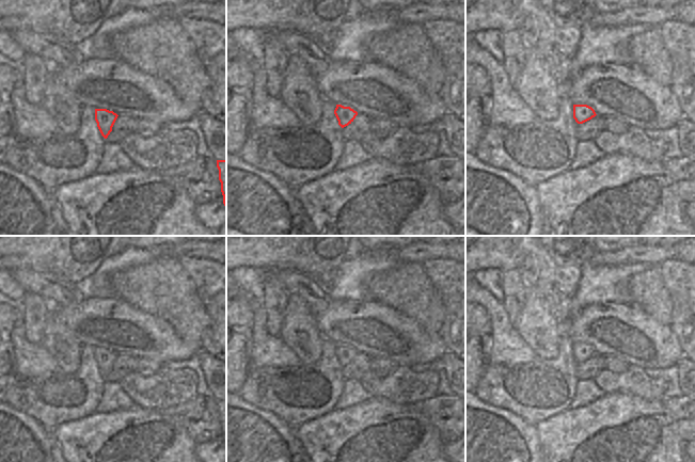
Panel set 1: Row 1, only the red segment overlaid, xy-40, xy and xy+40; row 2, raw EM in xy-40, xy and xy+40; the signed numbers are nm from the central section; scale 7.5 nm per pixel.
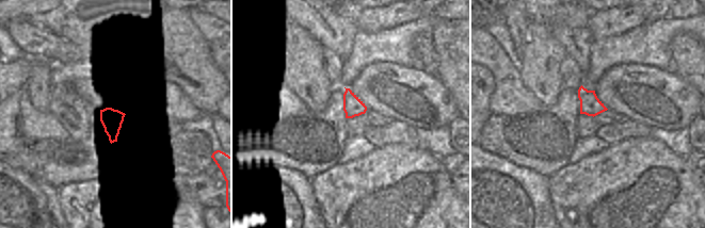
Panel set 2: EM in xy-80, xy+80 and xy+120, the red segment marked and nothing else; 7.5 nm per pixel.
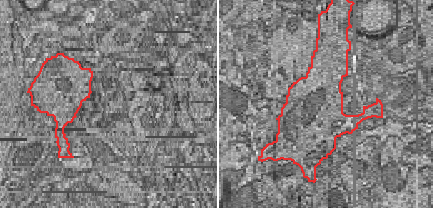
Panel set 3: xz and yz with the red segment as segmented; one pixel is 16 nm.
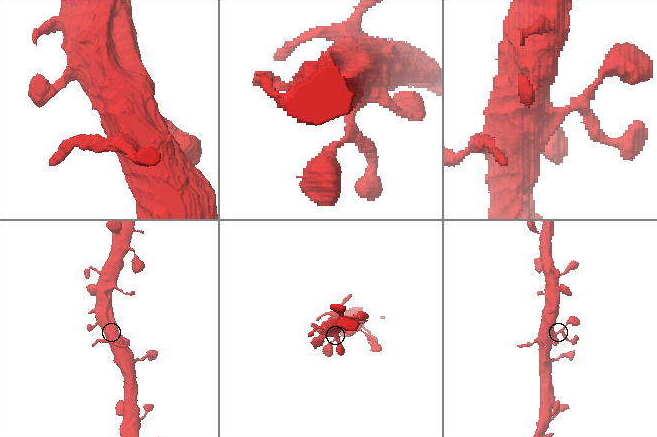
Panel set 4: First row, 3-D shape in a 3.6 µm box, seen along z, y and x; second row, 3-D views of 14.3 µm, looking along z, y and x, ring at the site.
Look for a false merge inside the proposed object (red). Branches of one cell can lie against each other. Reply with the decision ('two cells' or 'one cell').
one cell

